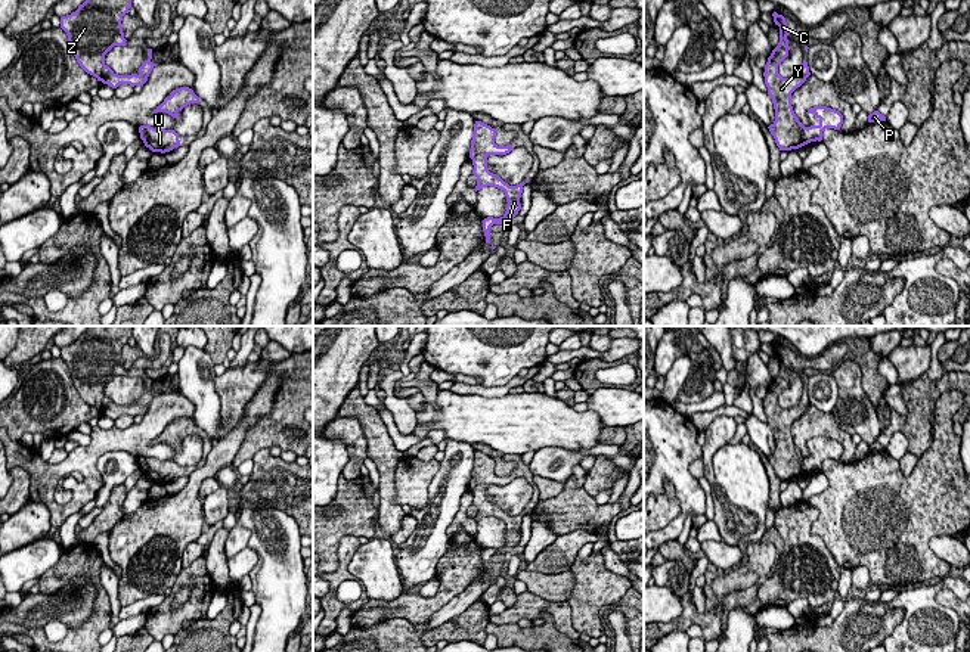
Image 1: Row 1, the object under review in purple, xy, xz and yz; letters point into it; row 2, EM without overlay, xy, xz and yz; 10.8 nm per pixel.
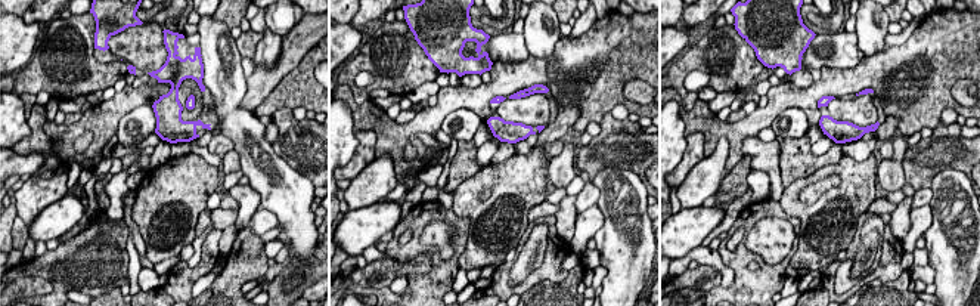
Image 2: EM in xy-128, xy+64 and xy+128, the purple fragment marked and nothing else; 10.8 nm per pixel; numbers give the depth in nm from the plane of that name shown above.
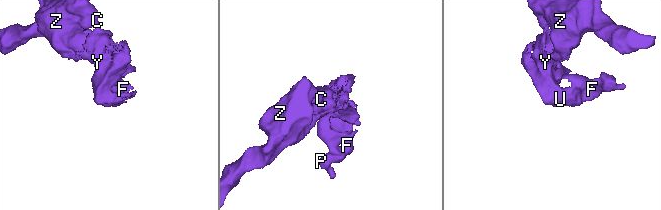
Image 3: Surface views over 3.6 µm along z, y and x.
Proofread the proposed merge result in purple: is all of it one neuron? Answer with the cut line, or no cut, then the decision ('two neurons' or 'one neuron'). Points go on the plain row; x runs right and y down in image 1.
no cut | one neuron

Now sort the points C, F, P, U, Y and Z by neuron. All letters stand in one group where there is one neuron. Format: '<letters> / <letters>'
C F P U Y Z

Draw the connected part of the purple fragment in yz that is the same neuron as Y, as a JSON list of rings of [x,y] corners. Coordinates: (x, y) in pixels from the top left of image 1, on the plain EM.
[[[772,344],[775,356],[780,357],[780,373],[772,381],[765,395],[765,415],[768,425],[772,428],[775,440],[775,451],[768,457],[775,469],[780,481],[799,479],[811,472],[821,472],[822,462],[825,459],[840,460],[843,454],[843,445],[827,437],[811,438],[806,444],[814,444],[818,450],[818,456],[805,457],[796,447],[791,437],[791,423],[800,417],[811,406],[808,392],[803,391],[797,406],[791,409],[782,409],[778,404],[778,395],[788,386],[788,370],[790,364],[785,348]]]

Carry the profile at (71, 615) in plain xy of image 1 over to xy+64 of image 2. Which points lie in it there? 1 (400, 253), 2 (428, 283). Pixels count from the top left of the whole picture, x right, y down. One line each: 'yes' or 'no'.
1: no
2: no

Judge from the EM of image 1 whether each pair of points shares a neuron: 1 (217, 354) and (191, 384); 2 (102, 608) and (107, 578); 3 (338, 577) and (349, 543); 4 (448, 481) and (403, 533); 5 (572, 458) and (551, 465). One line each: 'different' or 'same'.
1: different
2: different
3: same
4: different
5: same

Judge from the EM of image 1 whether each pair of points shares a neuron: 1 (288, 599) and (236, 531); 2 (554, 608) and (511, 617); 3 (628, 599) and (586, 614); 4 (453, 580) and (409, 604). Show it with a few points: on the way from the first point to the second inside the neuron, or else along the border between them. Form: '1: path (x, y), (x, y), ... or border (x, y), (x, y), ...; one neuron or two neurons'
1: border (236, 521), (250, 531), (248, 545); two neurons
2: path (544, 607), (526, 607), (521, 609); one neuron
3: border (628, 589), (617, 601), (606, 604), (598, 617); two neurons
4: path (445, 592), (433, 604), (421, 604); one neuron

